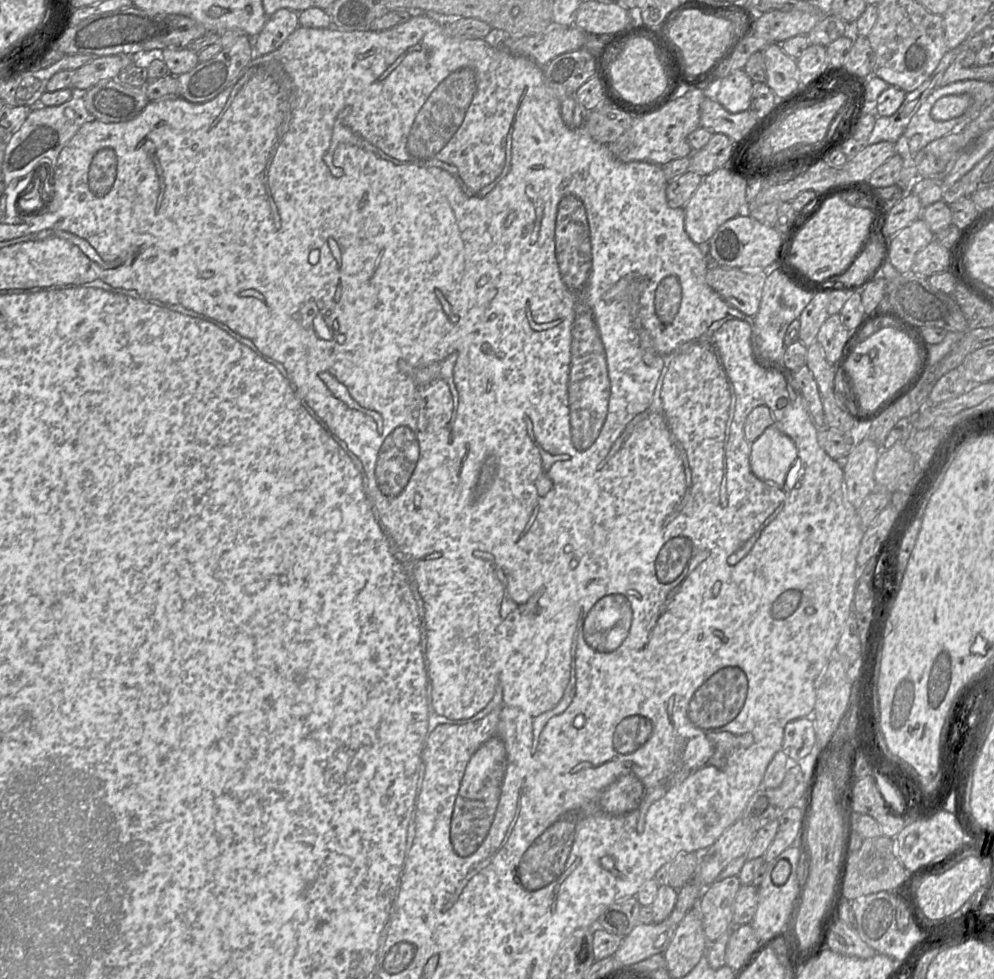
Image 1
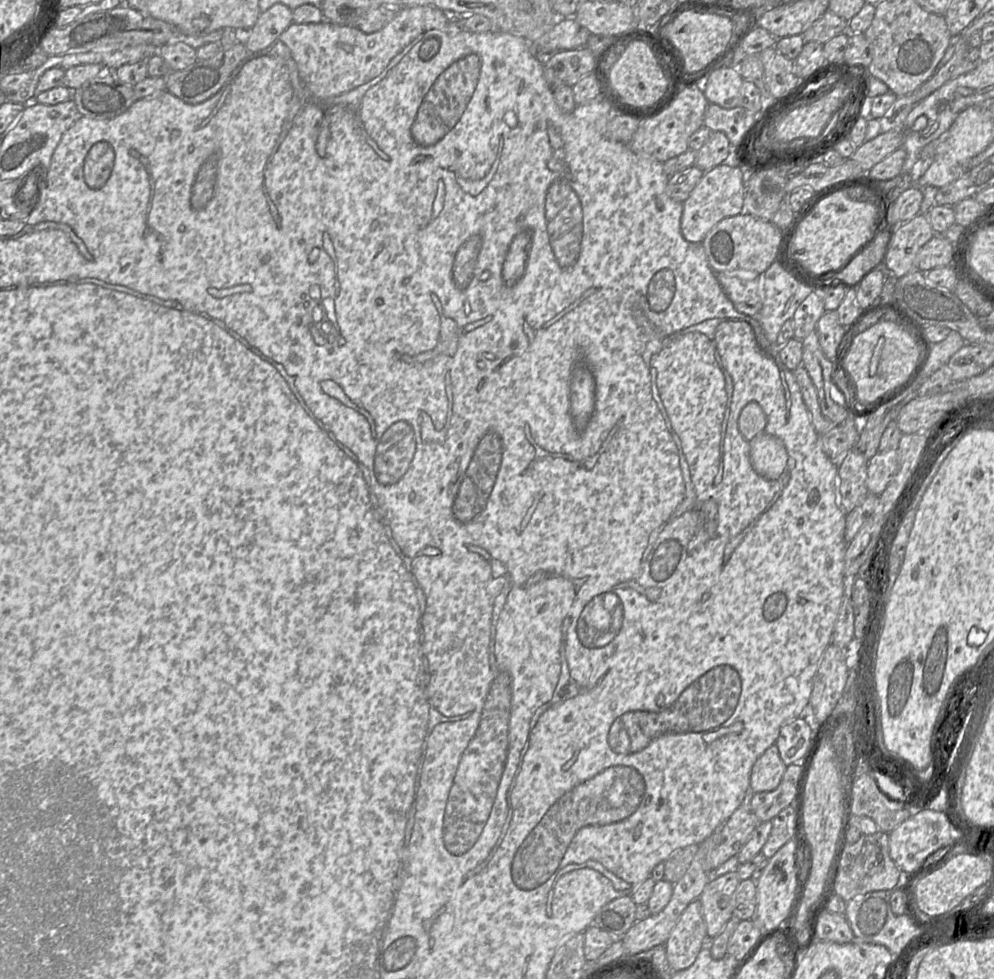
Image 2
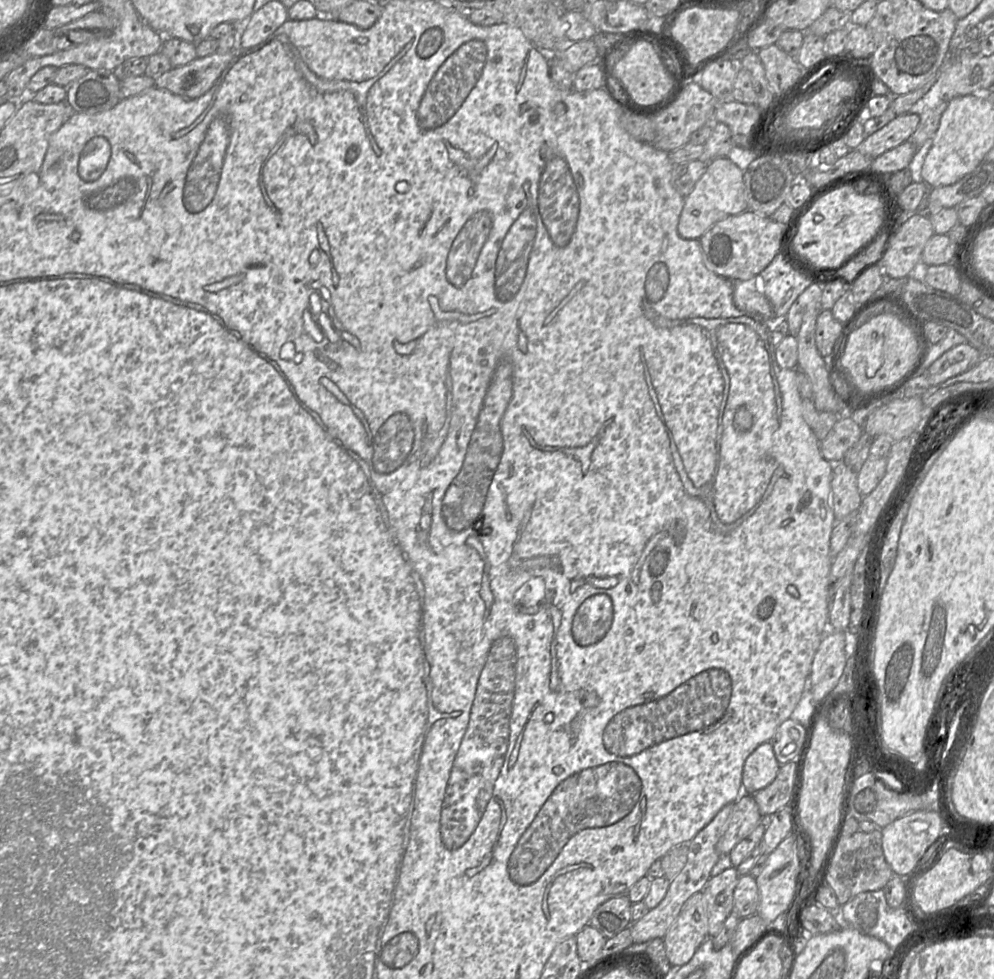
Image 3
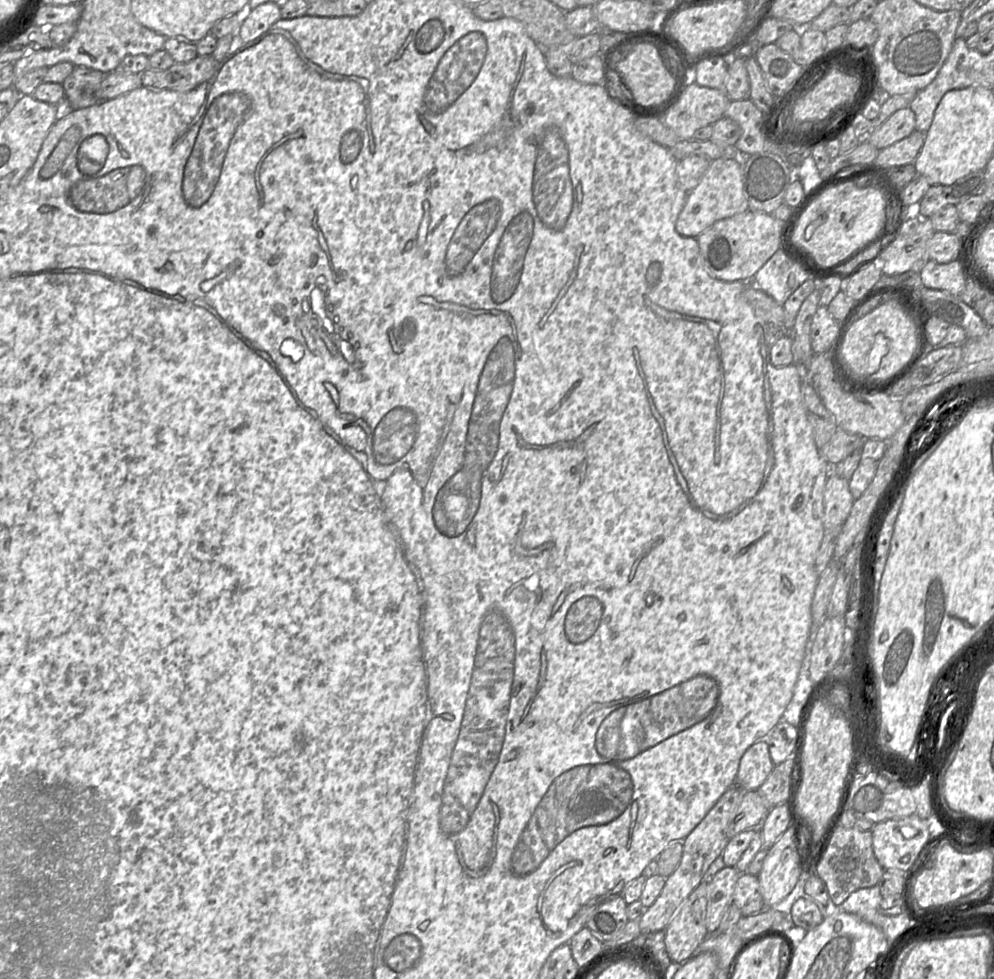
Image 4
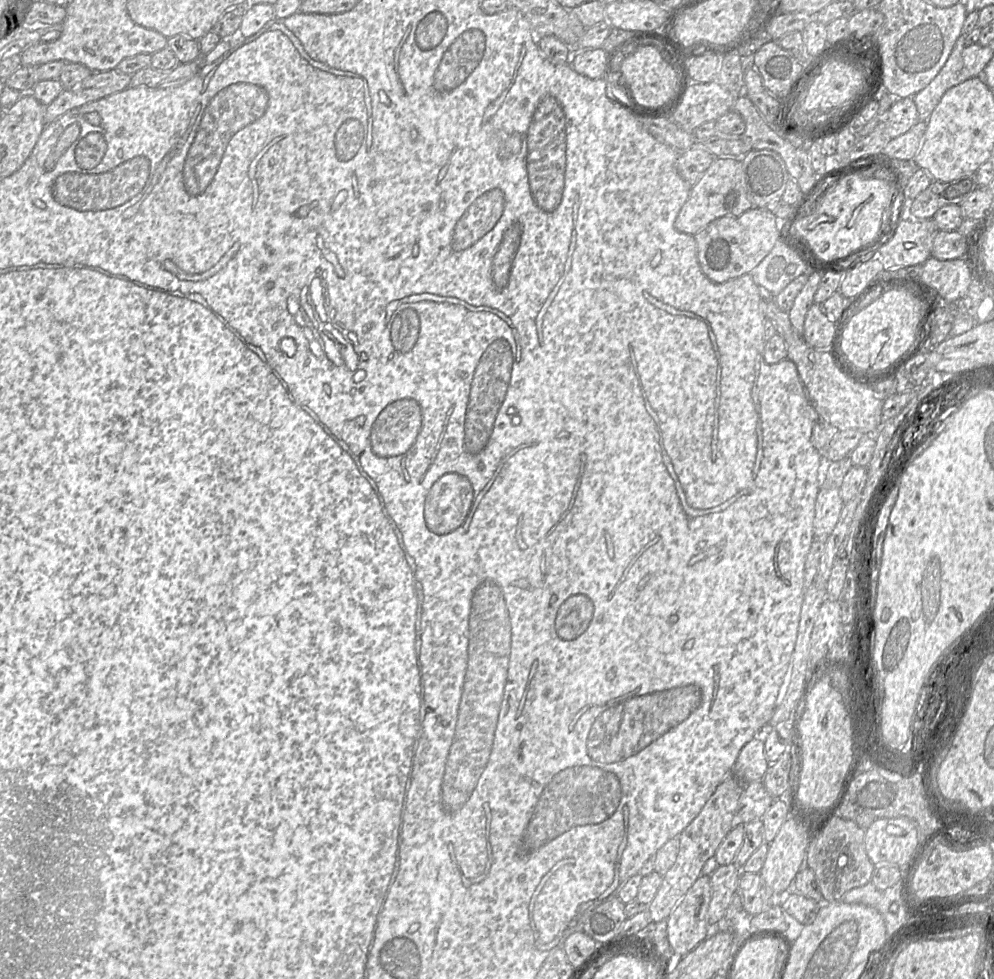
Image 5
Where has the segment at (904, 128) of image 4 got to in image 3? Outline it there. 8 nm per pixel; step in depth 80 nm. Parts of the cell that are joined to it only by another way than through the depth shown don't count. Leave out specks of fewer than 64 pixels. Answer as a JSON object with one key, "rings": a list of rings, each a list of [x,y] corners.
{"rings":[[[905,113],[896,116],[880,130],[868,136],[856,150],[875,159],[908,141],[918,127],[920,118],[917,114]]]}

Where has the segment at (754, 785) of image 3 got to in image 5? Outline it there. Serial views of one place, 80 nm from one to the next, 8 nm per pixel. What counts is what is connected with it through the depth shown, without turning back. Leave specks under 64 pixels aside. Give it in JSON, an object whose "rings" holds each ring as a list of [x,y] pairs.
{"rings":[[[754,738],[741,749],[732,774],[742,783],[761,781],[768,767],[764,741]]]}

